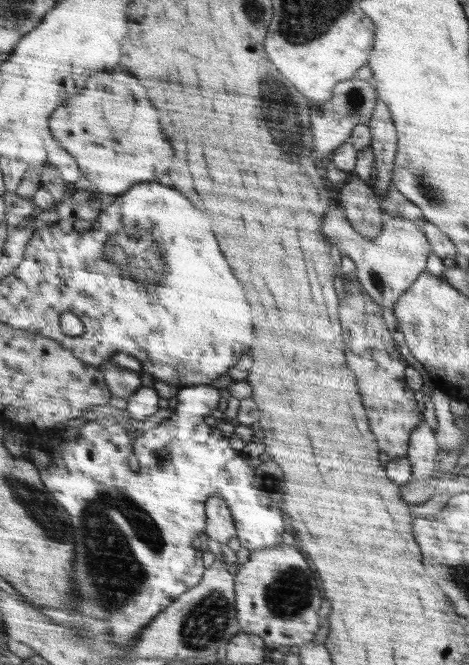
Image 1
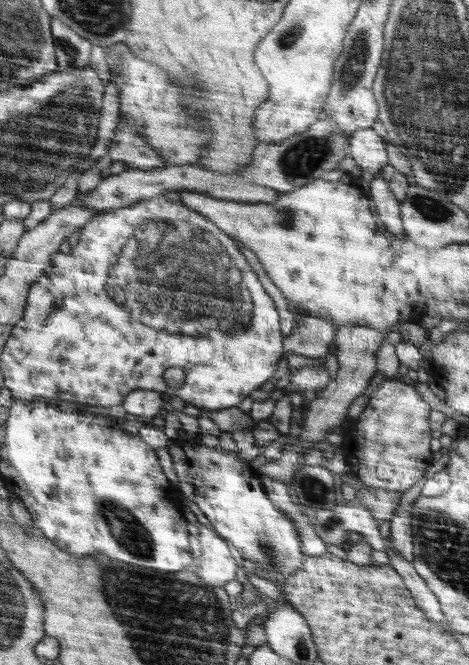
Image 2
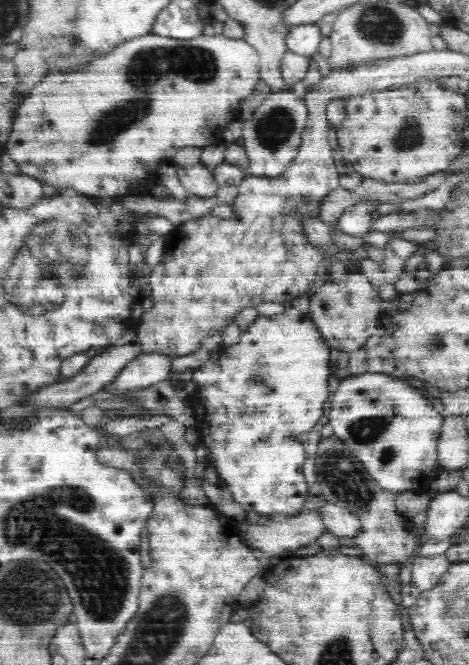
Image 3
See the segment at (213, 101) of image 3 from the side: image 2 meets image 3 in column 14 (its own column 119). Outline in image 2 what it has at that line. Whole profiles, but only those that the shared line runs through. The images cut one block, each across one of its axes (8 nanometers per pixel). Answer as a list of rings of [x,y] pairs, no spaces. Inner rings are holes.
[[[120,118],[106,154],[113,162],[126,163],[126,169],[130,171],[162,169],[164,166],[162,158],[150,148],[148,142],[133,131],[128,121],[120,121]]]

